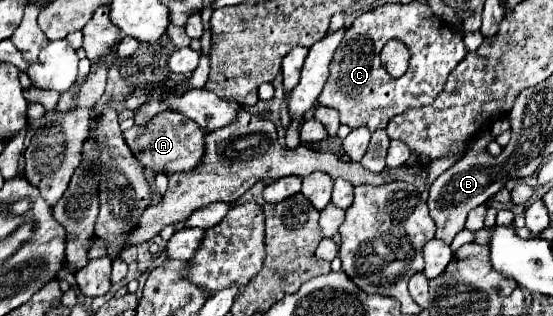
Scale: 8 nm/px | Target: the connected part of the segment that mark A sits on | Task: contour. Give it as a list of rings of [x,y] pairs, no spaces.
[[[162,111],[162,113],[154,115],[146,125],[140,125],[140,127],[134,125],[124,131],[124,141],[130,147],[130,151],[134,153],[134,157],[146,169],[154,171],[154,175],[188,173],[194,167],[202,165],[204,139],[206,139],[206,133],[198,125],[194,125],[194,121],[190,121],[188,117],[184,117],[182,113],[176,113],[176,111]]]

